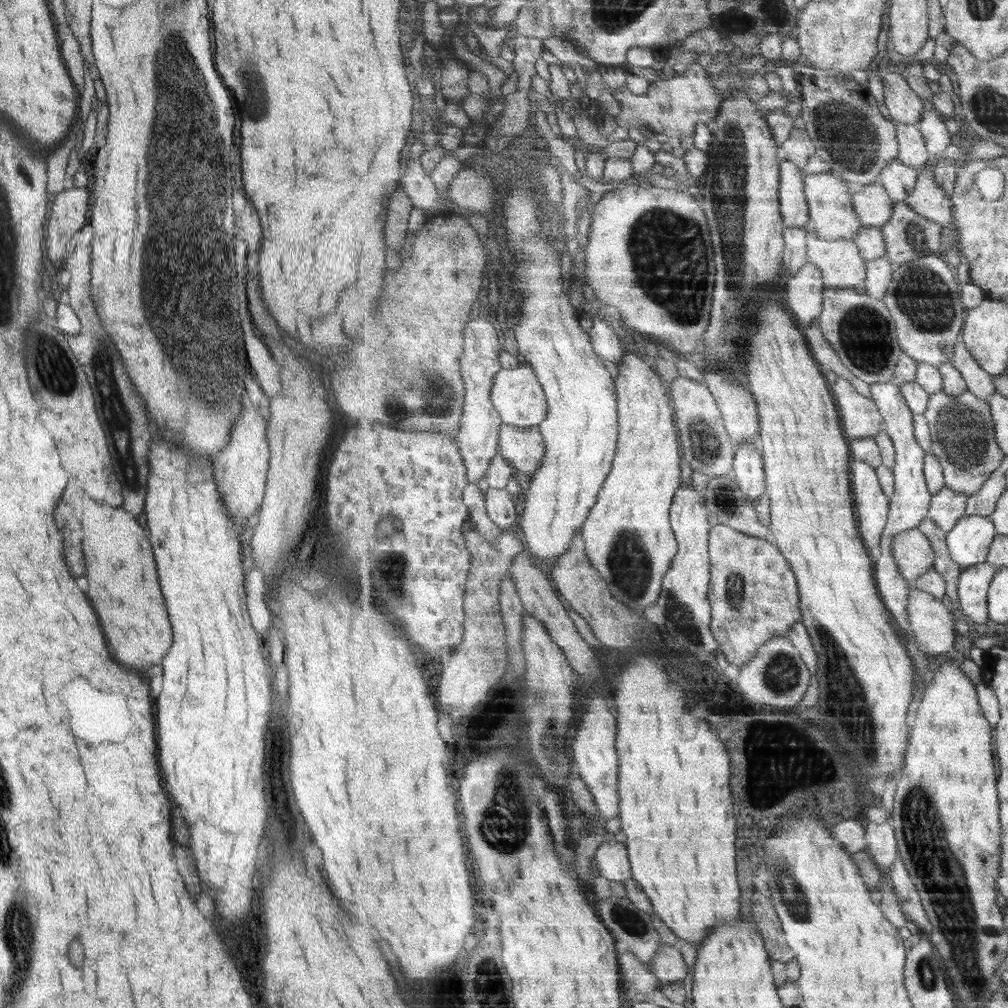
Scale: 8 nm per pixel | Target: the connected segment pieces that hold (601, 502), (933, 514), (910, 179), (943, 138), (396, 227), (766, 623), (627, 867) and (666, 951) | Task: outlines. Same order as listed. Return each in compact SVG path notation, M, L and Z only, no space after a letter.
M624 350L623 364L618 368L616 378L619 392L619 437L618 449L611 472L598 494L595 504L585 525L582 537L586 542L586 553L592 565L605 578L608 589L618 601L633 611L647 608L656 603L662 594L662 584L678 553L678 539L675 536L670 510L681 486L681 444L678 437L675 409L670 390L666 387L657 371L646 357L637 356Z
M945 487L933 495L928 517L945 533L948 533L956 526L959 519L966 515L967 505L967 495Z
M897 158L884 167L880 178L889 196L896 202L903 202L916 189L918 169L903 164Z
M936 110L924 112L919 127L925 137L930 156L942 156L952 143L952 135L943 123L943 116Z
M403 183L390 198L389 214L386 220L386 242L393 256L407 240L407 230L409 230L409 216L413 210L412 198L408 195Z
M721 523L710 530L710 561L711 628L726 660L741 669L761 646L774 636L786 636L802 620L798 579L780 548Z
M614 839L603 842L596 853L595 865L597 871L609 880L623 884L633 878L630 858L627 856L626 844L616 842Z
M665 943L660 946L650 967L664 986L685 980L689 974L678 946Z

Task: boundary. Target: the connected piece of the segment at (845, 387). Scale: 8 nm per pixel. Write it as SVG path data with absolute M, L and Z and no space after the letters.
M846 378L836 379L832 384L832 393L839 403L840 417L843 418L844 430L850 439L875 439L881 431L885 430L886 422L874 399L861 394Z

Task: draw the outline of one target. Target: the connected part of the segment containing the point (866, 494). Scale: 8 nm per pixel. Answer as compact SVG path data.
M851 463L855 474L855 504L859 511L859 530L866 546L871 549L882 541L890 514L890 497L882 487L877 470L870 463Z

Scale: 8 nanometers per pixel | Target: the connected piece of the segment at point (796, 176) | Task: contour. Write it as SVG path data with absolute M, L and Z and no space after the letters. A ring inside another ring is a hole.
M784 157L780 174L780 203L786 227L809 228L810 206L802 168Z

